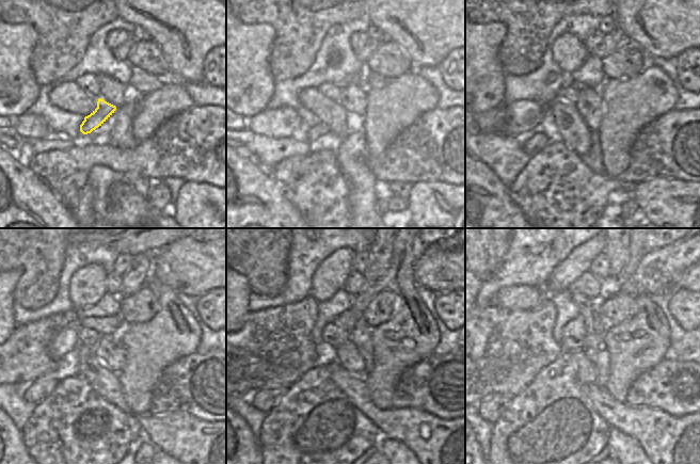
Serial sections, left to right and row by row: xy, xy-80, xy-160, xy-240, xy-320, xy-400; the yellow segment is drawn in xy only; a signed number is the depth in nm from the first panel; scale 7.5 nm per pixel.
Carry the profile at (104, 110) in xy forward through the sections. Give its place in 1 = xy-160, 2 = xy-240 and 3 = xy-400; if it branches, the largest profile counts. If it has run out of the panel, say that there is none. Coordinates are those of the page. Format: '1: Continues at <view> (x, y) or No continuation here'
1: Continues at xy-160 (536, 143)
2: Continues at xy-240 (41, 388)
3: Continues at xy-400 (490, 409)

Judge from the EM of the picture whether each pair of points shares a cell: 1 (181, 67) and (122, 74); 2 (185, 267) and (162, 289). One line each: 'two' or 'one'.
1: two
2: two

